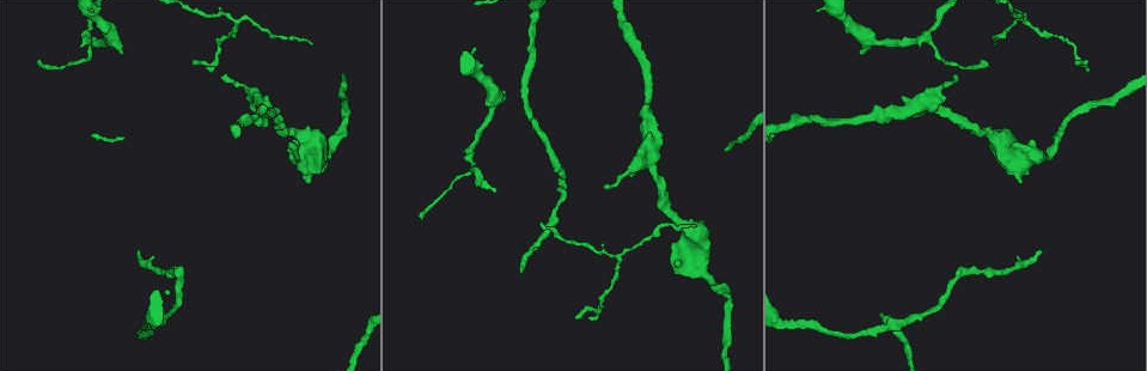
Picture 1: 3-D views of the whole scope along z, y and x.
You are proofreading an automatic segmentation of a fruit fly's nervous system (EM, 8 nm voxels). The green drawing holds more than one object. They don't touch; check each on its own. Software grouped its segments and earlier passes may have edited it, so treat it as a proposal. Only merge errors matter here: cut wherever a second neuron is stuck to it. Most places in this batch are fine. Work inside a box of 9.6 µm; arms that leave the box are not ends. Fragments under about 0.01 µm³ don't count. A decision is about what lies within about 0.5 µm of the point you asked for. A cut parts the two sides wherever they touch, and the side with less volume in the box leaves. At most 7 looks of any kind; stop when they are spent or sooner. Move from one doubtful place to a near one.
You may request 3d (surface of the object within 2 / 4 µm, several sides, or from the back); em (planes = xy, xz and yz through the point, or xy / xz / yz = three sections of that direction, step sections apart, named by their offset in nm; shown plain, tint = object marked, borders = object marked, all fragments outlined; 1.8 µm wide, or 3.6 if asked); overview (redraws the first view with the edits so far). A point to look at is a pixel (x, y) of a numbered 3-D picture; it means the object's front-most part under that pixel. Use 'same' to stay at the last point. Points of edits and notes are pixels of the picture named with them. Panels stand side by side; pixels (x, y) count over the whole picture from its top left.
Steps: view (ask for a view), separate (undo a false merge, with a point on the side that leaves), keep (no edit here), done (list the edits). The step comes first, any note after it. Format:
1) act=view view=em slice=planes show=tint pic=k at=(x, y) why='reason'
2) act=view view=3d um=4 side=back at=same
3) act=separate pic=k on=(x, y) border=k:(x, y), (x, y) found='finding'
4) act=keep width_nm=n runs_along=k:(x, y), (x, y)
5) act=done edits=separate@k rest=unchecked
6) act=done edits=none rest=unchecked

act=view view=3d um=2 side=back pic=1 at=(533, 15) why='calibre changes'

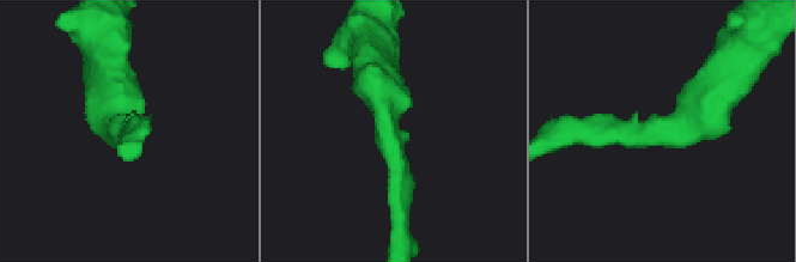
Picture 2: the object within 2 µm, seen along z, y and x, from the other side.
act=view view=em slice=planes show=tint pic=2 at=(389, 135) arm_widths_nm=180,360 why='now the EM'

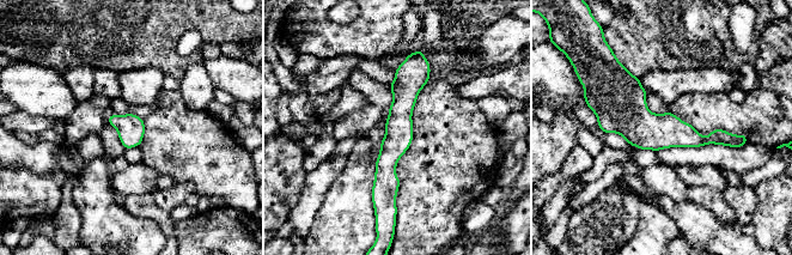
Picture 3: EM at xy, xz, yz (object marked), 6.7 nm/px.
act=keep runs_along=3:(410, 60), (388, 158), (391, 202) found='all the same neuron'

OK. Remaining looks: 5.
act=view view=em slice=yz step=16 show=tint pic=1 at=(650, 161) why='three-way junction'

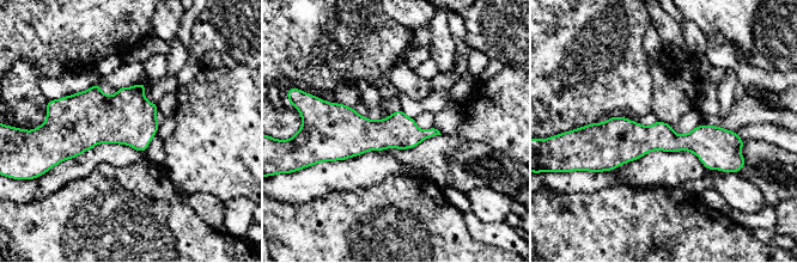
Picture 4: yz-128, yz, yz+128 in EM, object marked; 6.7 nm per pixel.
act=view view=em slice=planes show=tint at=same why='cut it another way'

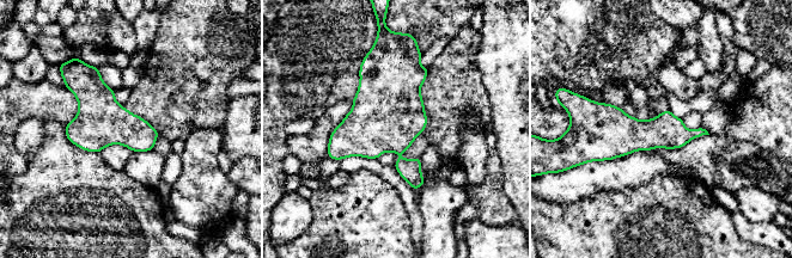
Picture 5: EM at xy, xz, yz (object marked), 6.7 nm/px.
act=keep found='all the same neuron'

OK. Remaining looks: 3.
act=view view=em um=3.6 slice=planes show=borders pic=1 at=(1008, 150) why='thick turns thin'

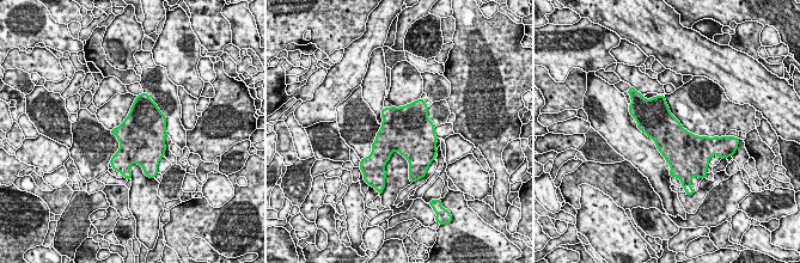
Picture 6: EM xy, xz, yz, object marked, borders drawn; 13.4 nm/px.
act=keep found='continuous, no second neuron'

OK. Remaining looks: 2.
act=done edits=none rest=unchecked

